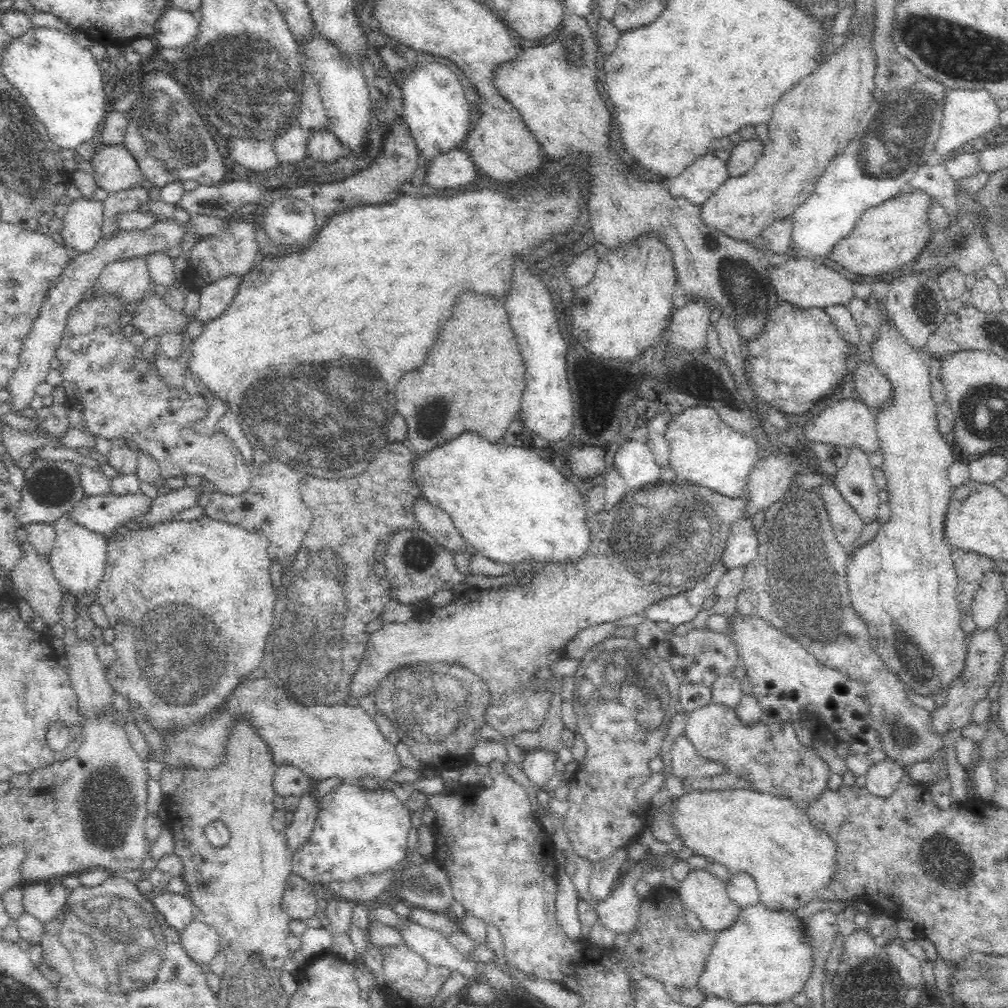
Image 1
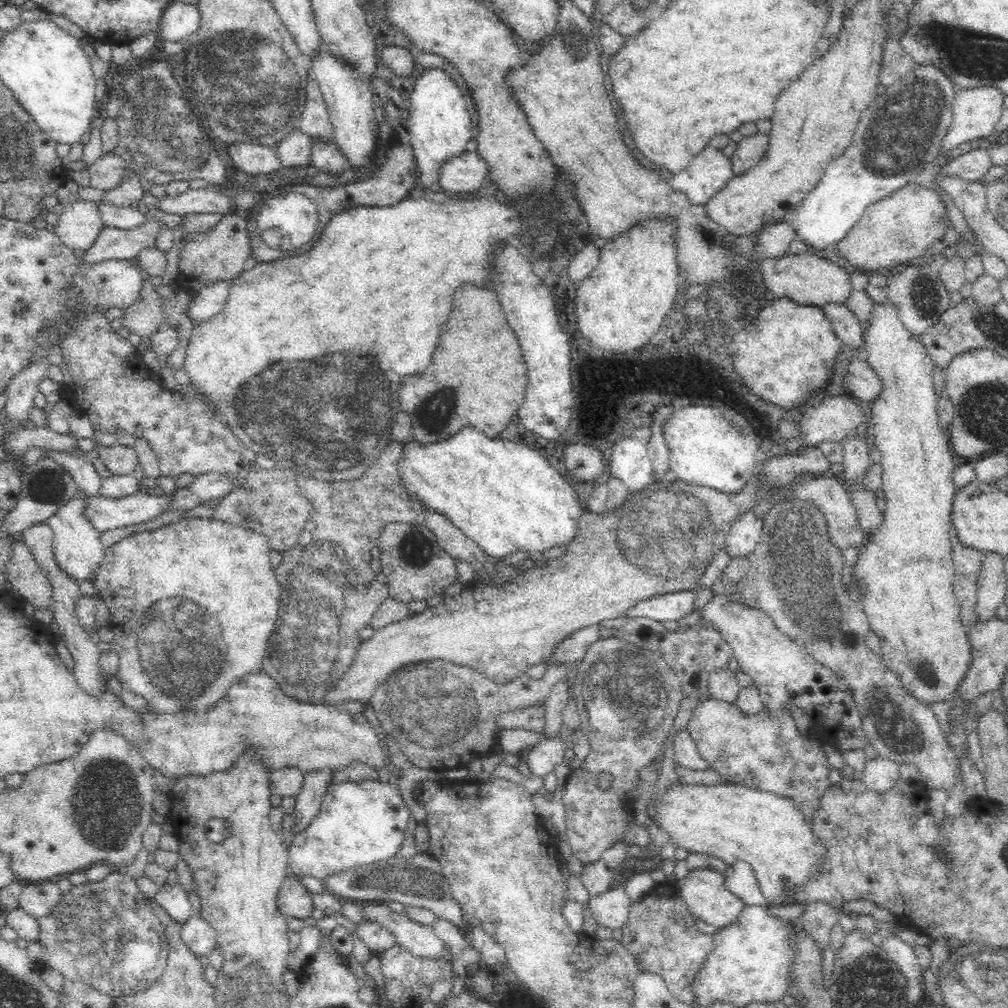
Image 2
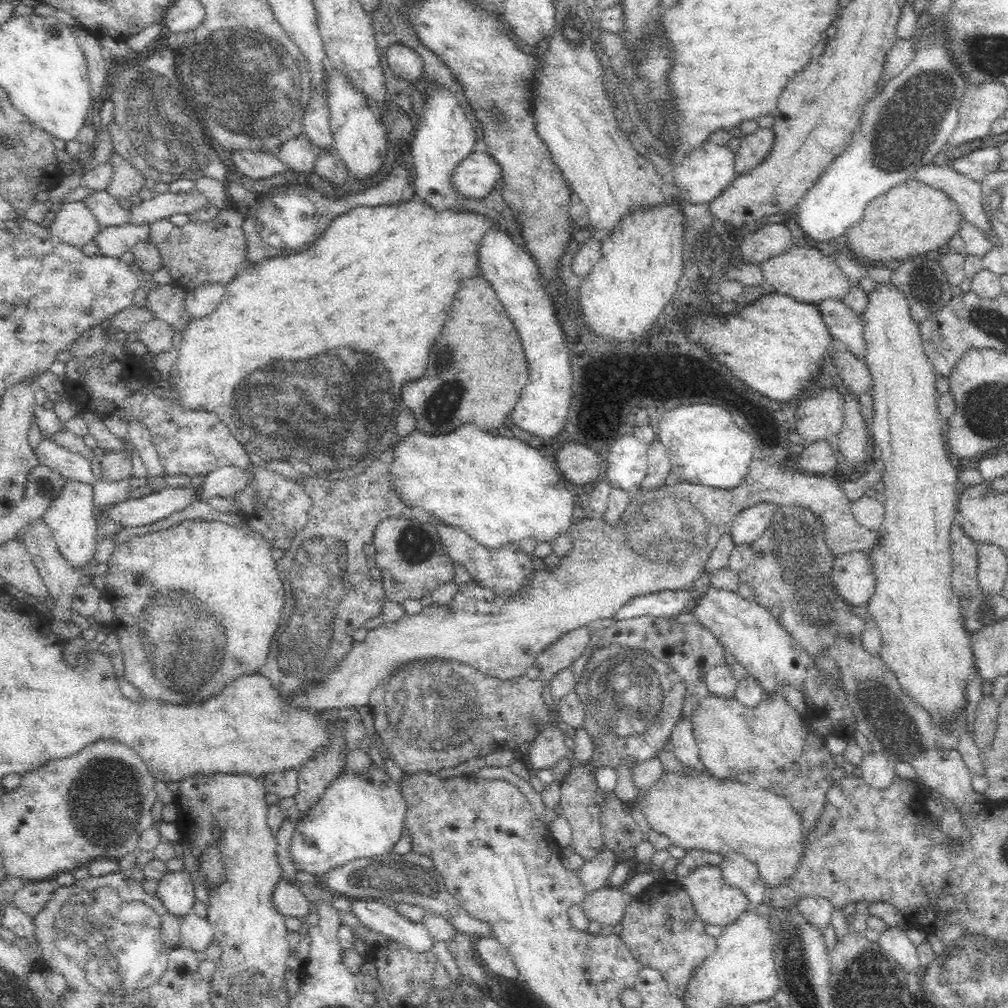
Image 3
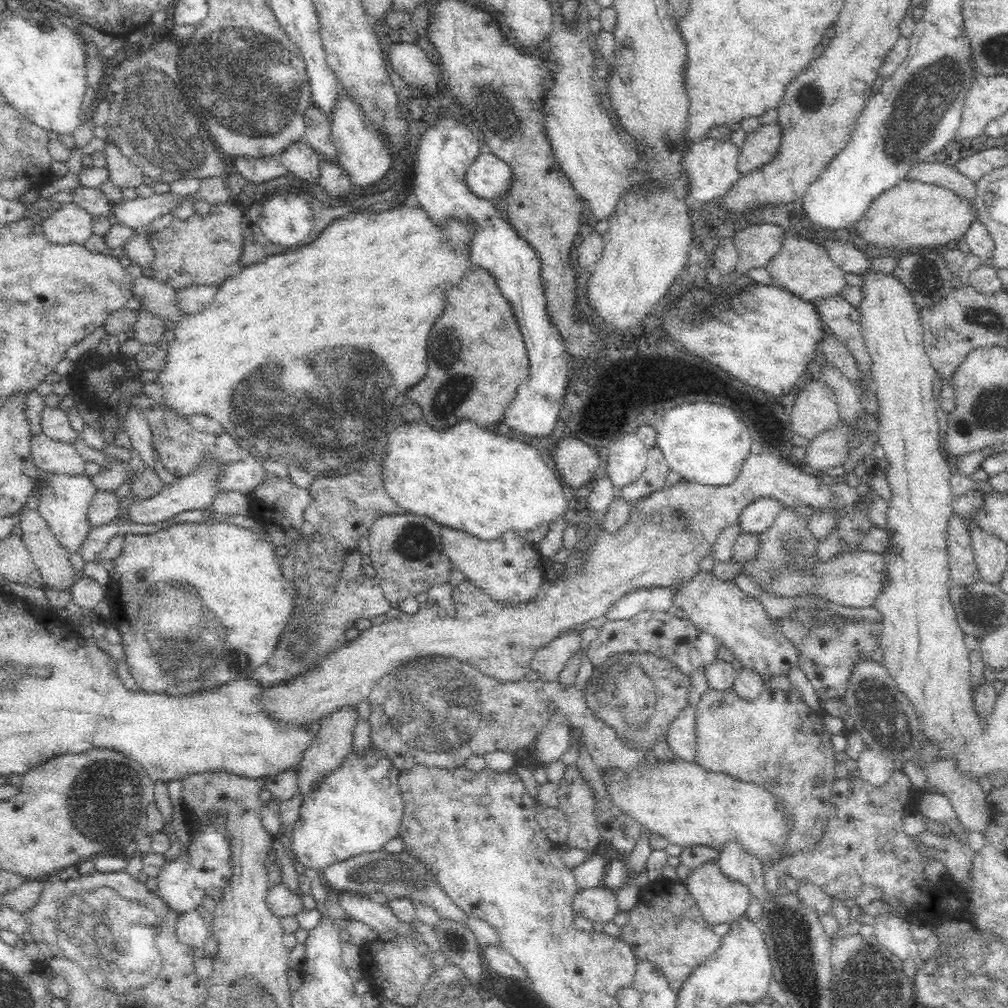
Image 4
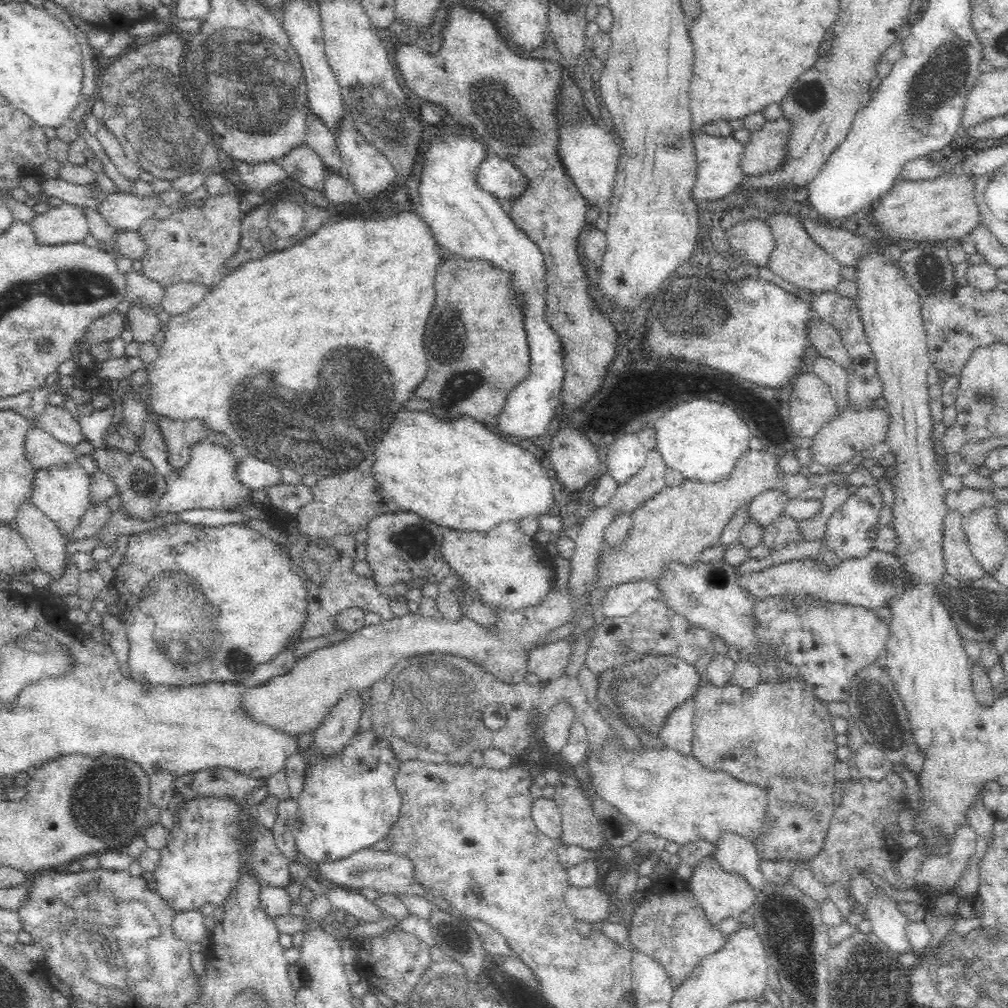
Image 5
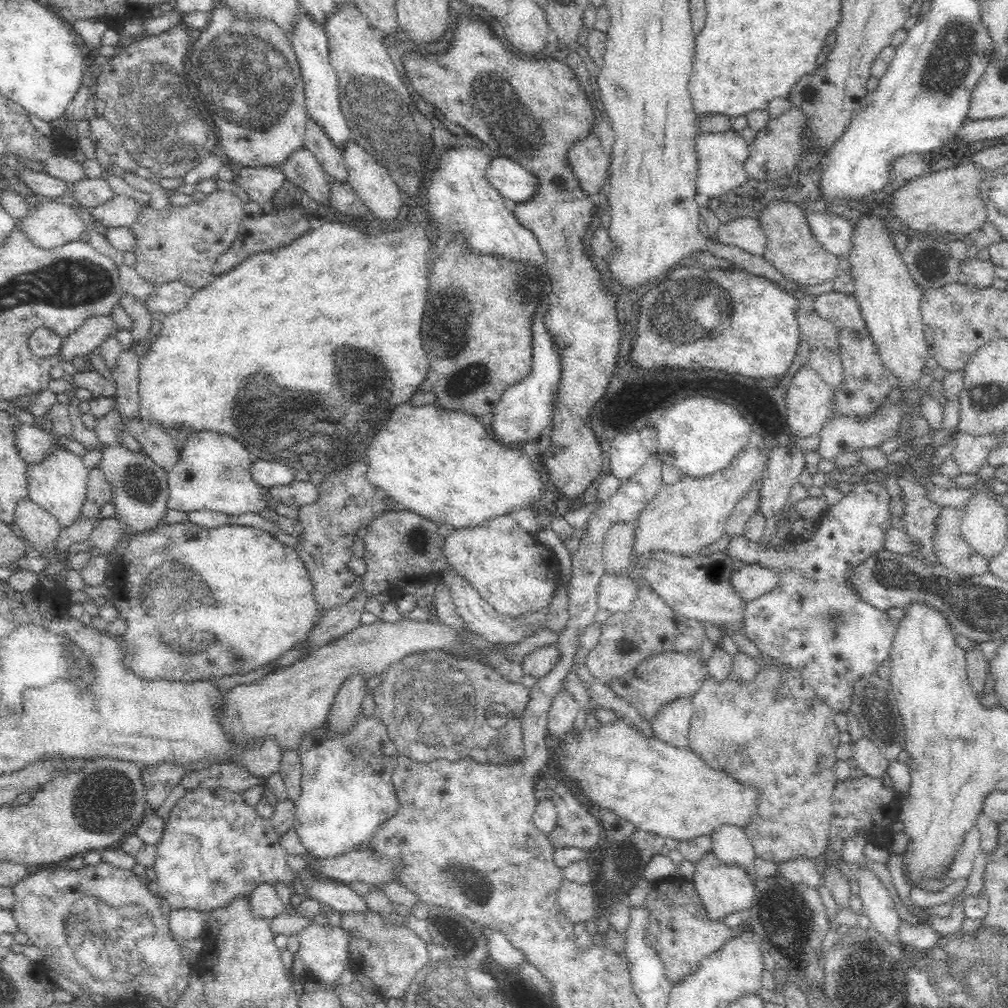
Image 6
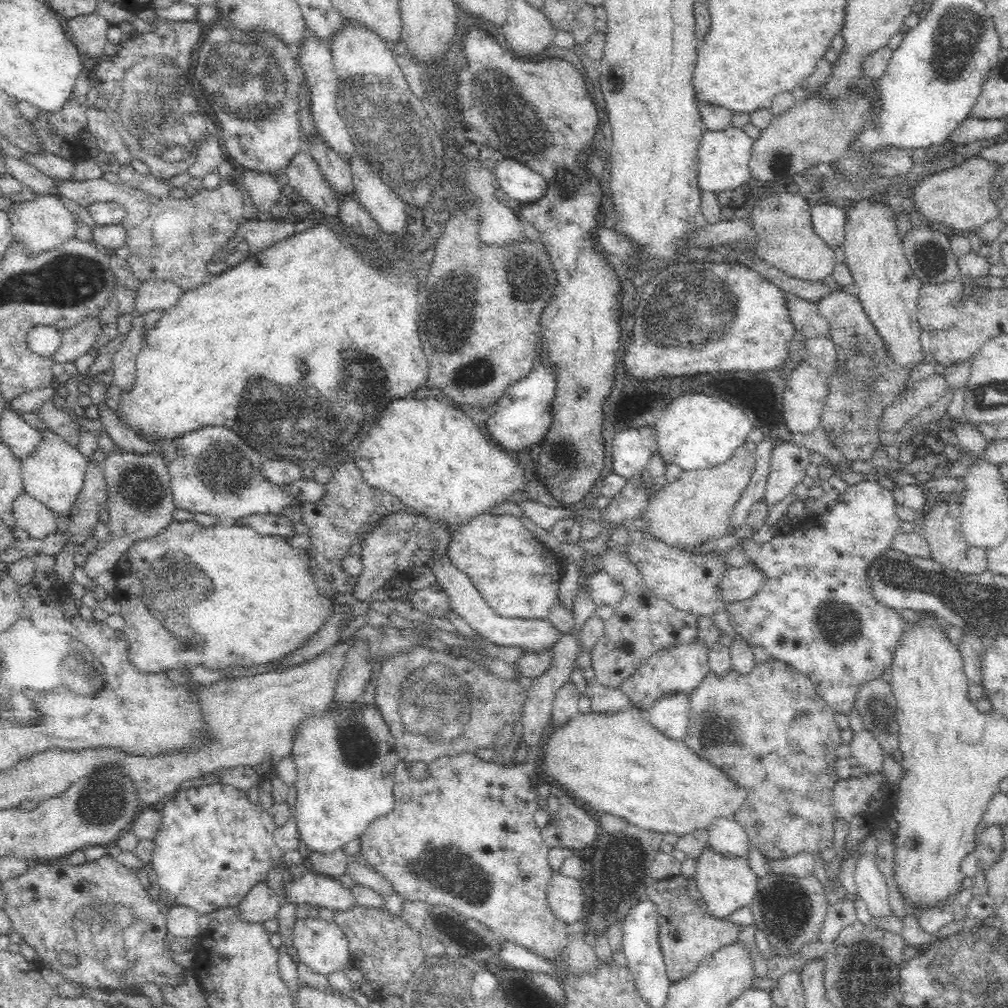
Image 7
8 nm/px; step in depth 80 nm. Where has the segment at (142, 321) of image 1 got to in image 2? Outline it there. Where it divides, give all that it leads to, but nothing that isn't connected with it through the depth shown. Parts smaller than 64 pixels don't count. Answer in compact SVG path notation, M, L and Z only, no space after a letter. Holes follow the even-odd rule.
M145 281L141 289L141 297L132 306L124 309L120 318L122 327L142 338L146 334L154 332L154 326L165 322L164 317L162 317L162 309L158 305L158 296L151 284Z

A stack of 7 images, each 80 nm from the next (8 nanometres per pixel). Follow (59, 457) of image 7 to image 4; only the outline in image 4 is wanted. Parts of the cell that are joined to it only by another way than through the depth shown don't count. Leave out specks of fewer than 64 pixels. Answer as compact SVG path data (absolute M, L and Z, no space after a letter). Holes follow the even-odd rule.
M41 471L36 492L36 509L45 518L56 538L68 551L79 550L79 545L88 535L86 514L95 496L94 485L90 477L82 474L60 474Z

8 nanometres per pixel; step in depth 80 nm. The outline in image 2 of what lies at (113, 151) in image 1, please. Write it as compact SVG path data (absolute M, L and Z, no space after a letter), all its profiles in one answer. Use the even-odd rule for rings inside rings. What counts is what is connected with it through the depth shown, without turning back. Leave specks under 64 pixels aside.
M113 152L102 155L88 166L88 185L103 192L110 190L110 187L116 186L125 165L125 162Z

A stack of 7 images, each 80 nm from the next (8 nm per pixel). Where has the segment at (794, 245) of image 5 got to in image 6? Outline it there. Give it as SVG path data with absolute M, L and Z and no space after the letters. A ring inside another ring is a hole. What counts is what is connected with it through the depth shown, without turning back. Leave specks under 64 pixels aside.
M772 200L758 214L758 225L766 238L762 256L786 277L802 284L815 286L835 278L838 256L824 249L810 229L806 210L792 200Z

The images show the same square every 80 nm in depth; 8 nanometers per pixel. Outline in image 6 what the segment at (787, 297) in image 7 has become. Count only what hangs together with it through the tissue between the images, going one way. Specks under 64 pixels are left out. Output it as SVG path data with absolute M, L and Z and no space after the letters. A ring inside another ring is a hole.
M796 302L796 324L800 338L809 344L825 344L837 352L836 329L834 325L822 318L815 308L802 306L802 302Z

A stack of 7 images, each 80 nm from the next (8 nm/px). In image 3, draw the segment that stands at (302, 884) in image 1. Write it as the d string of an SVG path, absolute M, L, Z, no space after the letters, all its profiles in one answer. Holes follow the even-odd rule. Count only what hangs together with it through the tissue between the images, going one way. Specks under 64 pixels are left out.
M280 878L270 894L272 907L279 915L303 918L309 912L309 900L300 893L296 884Z

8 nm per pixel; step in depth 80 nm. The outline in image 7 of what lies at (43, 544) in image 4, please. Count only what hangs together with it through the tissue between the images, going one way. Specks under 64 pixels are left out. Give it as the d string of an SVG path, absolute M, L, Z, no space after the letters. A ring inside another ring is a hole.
M26 490L17 495L12 502L12 512L20 528L27 531L33 539L48 536L54 530L52 511Z

